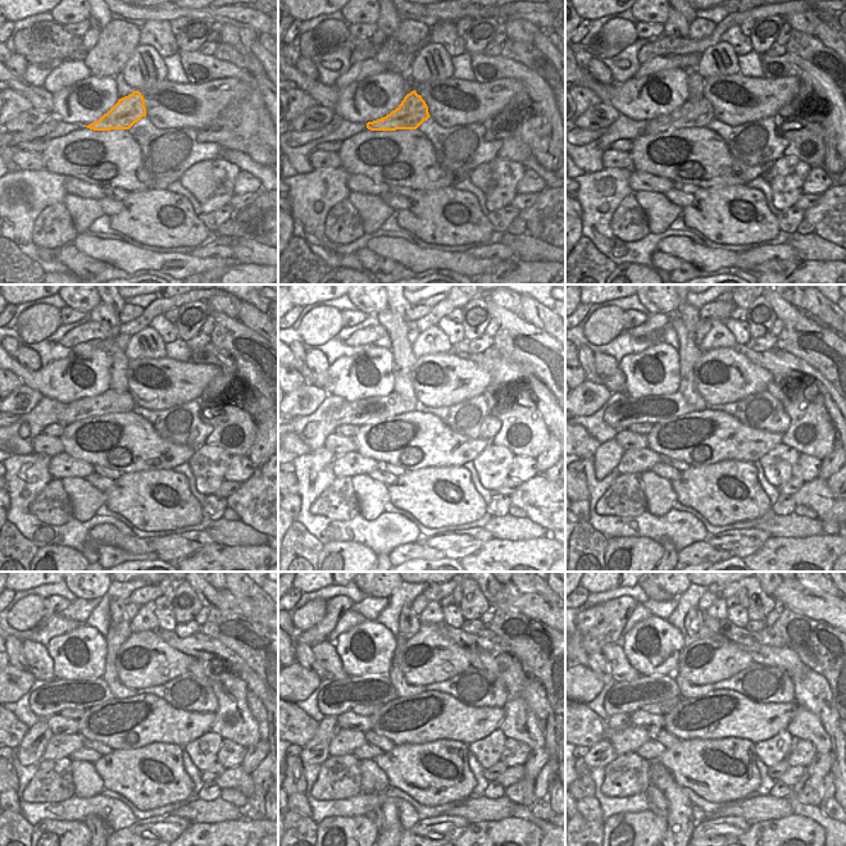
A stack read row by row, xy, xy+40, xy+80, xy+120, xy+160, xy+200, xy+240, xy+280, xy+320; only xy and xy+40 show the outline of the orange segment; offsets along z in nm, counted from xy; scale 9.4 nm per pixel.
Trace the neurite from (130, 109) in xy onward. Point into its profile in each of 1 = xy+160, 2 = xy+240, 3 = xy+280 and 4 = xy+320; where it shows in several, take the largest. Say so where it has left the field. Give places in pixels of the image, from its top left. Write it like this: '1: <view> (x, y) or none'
1: xy+160 (362, 410)
2: xy+240 (51, 697)
3: xy+280 (340, 696)
4: xy+320 (627, 696)

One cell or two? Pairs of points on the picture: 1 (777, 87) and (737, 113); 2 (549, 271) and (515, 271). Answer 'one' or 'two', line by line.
1: one
2: one

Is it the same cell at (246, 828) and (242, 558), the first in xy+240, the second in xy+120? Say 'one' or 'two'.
one

